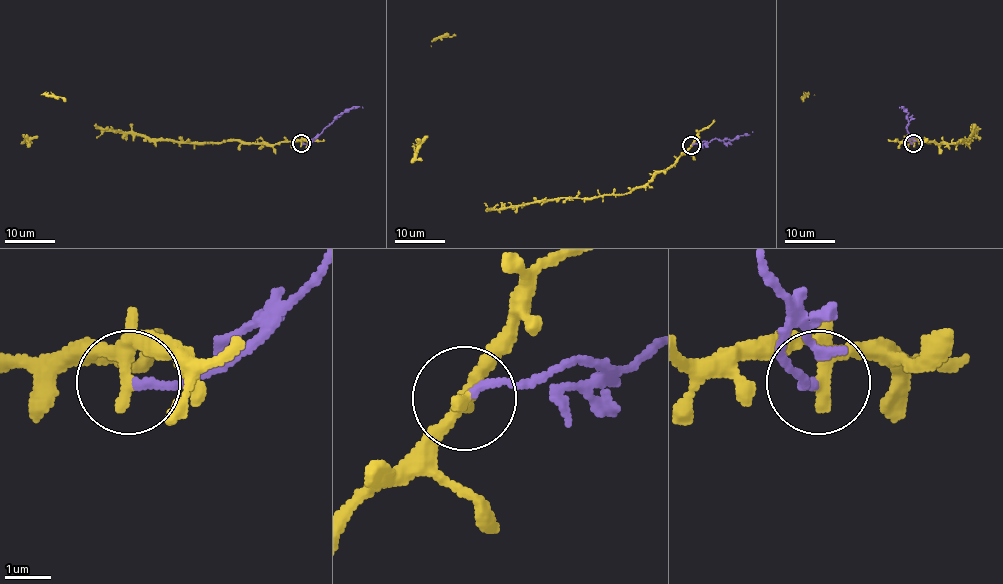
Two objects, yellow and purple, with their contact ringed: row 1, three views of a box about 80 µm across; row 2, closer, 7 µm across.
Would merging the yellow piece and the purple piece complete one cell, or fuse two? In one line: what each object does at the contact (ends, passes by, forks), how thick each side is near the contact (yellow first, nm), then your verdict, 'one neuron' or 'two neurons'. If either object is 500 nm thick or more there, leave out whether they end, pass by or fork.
yellow forks; purple ends; calibres 240 and 170 nm; two neurons

